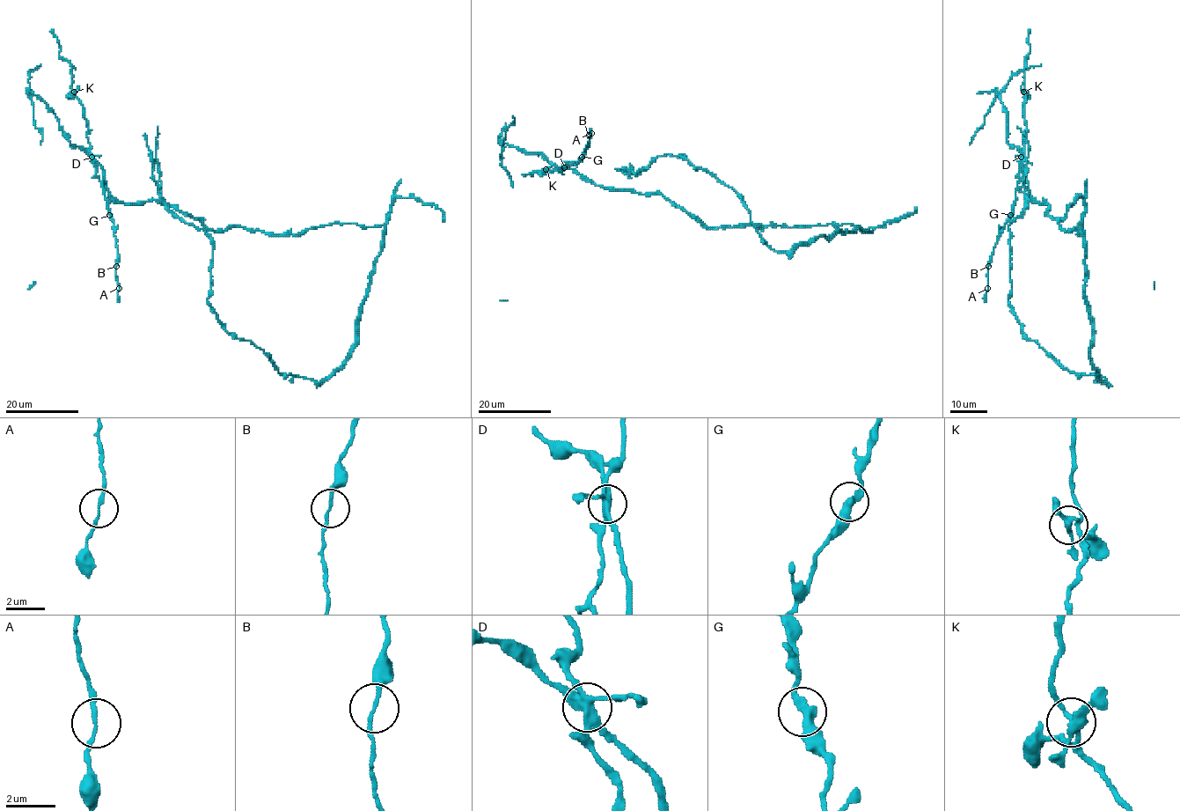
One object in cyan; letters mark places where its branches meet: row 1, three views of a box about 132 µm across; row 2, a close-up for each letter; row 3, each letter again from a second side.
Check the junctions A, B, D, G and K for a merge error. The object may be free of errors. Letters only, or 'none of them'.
D

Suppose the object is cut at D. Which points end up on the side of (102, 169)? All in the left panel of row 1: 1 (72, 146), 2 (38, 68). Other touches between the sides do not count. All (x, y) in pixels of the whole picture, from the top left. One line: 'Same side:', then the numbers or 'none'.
Same side: 1, 2

